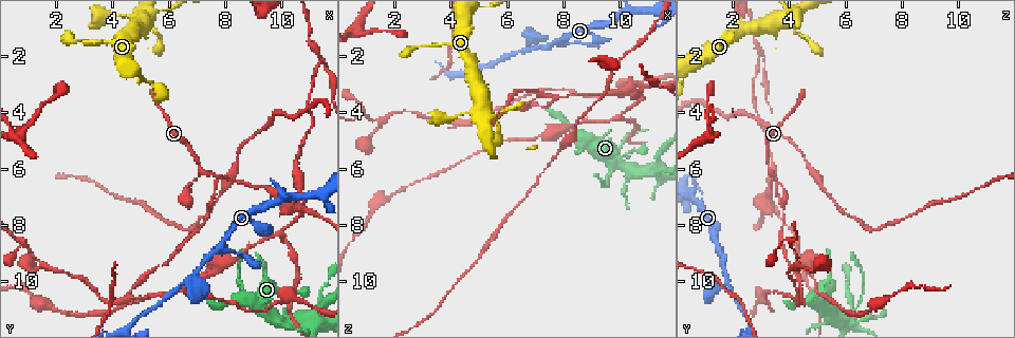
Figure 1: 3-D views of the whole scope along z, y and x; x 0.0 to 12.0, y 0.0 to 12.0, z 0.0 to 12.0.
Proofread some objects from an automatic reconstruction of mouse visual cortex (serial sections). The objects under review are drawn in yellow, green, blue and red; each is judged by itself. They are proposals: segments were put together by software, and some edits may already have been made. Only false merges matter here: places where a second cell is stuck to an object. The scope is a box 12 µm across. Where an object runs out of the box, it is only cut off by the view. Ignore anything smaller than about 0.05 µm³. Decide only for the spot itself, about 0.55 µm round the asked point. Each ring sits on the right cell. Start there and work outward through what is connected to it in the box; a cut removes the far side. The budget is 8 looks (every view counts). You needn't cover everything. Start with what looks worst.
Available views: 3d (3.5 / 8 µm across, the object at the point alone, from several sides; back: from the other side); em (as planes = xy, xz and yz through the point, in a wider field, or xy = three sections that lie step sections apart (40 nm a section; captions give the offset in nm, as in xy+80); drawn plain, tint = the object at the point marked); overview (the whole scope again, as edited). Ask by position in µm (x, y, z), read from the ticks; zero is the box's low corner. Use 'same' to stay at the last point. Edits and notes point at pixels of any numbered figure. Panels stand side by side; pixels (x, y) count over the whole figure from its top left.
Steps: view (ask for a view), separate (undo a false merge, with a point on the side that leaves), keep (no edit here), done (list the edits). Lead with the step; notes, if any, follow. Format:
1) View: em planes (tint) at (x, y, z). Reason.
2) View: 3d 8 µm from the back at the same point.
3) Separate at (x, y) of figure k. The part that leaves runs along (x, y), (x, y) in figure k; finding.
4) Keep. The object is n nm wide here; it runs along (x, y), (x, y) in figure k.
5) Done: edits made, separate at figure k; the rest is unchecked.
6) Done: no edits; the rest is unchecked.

View: 3d 3.5 µm at (7.6, 6.3, 3.5). Four or more arms meet.

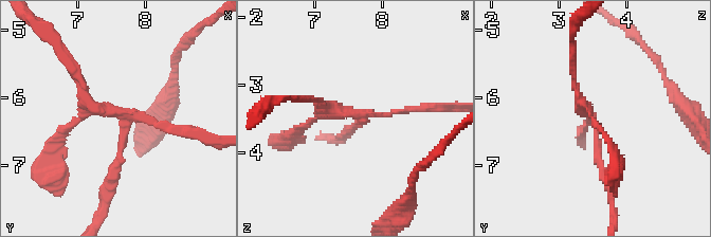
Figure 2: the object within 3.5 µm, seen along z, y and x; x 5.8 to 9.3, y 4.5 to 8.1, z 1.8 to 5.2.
View: em xy step 5 (tint) at (7.60, 6.20, 3.45).

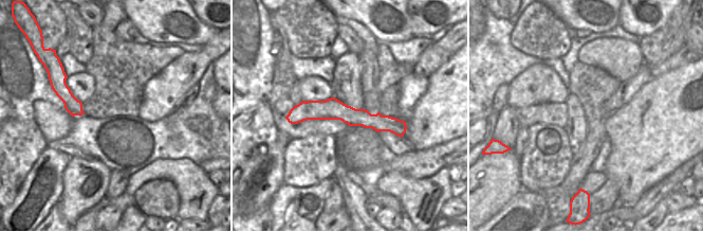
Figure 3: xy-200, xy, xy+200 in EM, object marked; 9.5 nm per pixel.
Separate at (117, 163) of figure 2. 4 arms meet here; the arms are 100, 100, 100, 100 nm wide; the part that leaves runs along (122, 125), (99, 220) in figure 2; two cells meet here.

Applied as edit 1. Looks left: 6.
View: overview. See it whole again.

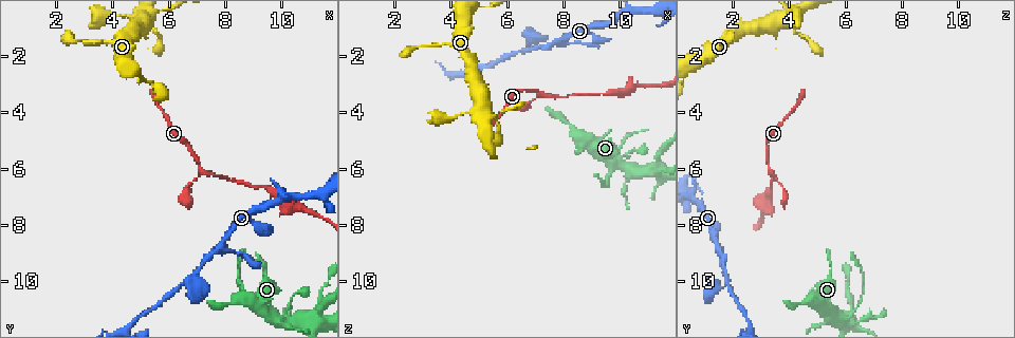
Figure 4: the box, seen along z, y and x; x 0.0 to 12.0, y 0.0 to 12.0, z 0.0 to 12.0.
View: 3d 3.5 µm at (7.9, 8.7, 1.4).

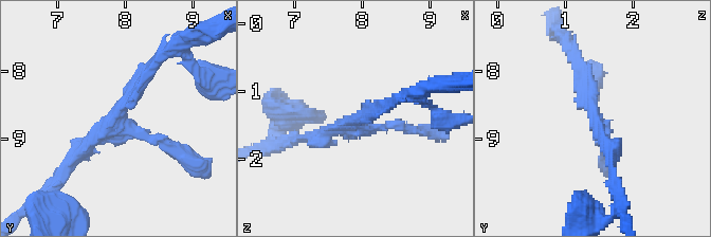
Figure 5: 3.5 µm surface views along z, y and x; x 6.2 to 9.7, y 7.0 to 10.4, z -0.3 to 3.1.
View: em planes (tint) at (7.90, 8.65, 1.45). Need the tissue.

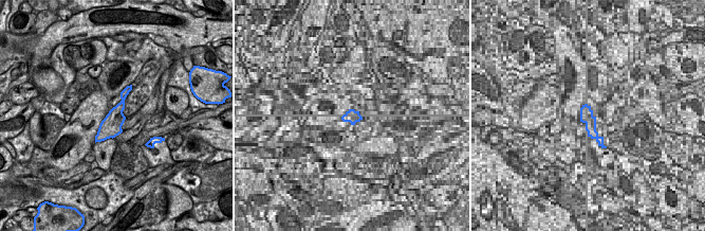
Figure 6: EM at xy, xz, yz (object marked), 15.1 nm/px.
Keep. It runs along (126, 91), (115, 119), (97, 139) in figure 6; one cell here.

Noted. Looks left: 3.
View: 3d 8 µm at (6.6, 10.0, 1.8).

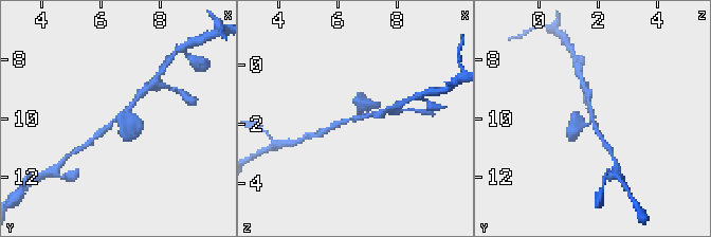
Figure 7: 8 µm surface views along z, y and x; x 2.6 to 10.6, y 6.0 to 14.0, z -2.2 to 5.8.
View: em planes (tint) at (6.6, 9.9, 1.7).

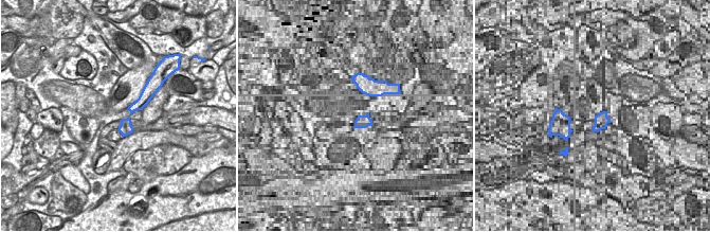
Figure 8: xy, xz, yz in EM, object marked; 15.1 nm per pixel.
Keep. It runs along (144, 92), (144, 99), (128, 117), (124, 132) in figure 8; all the same cell.

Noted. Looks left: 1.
Done: edits made, separate at figure 2; the rest is unchecked.

